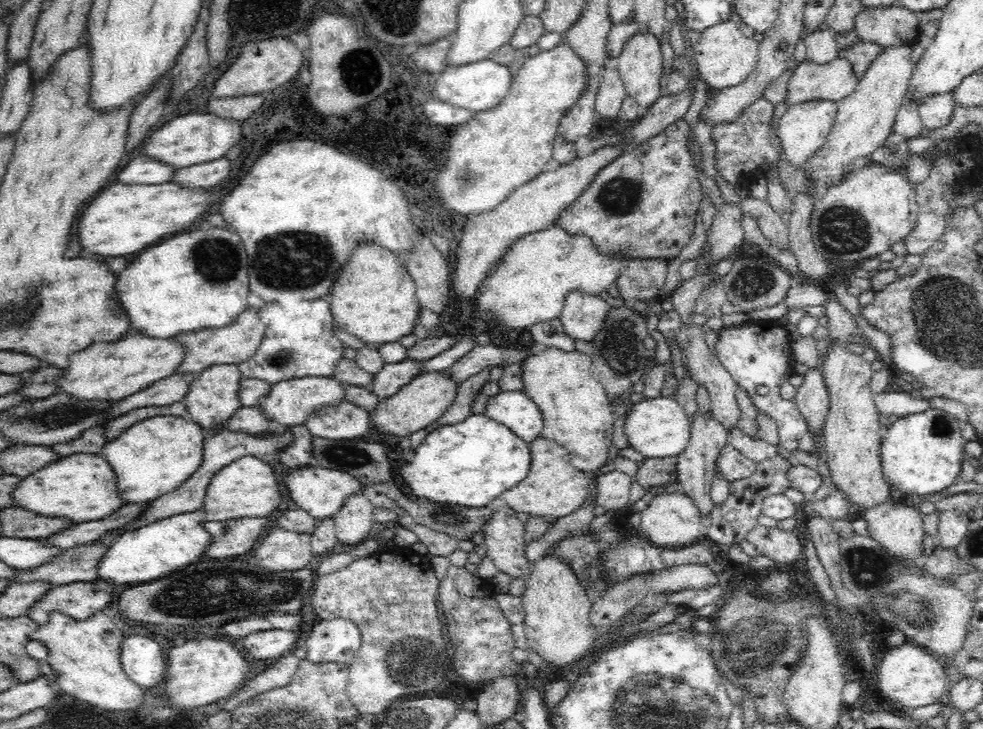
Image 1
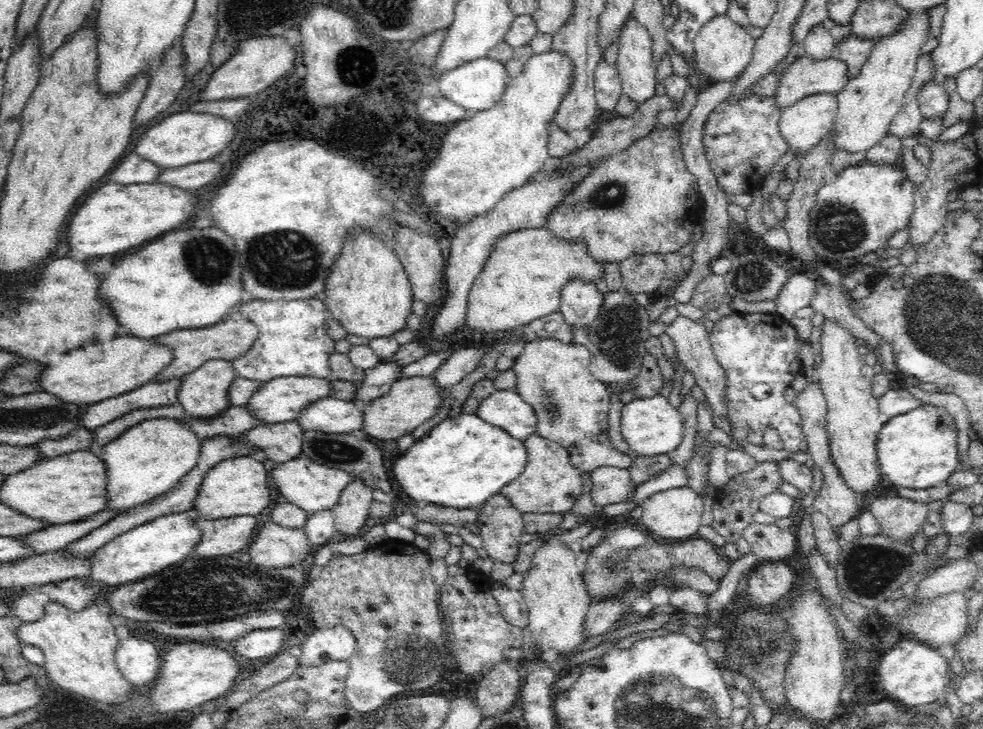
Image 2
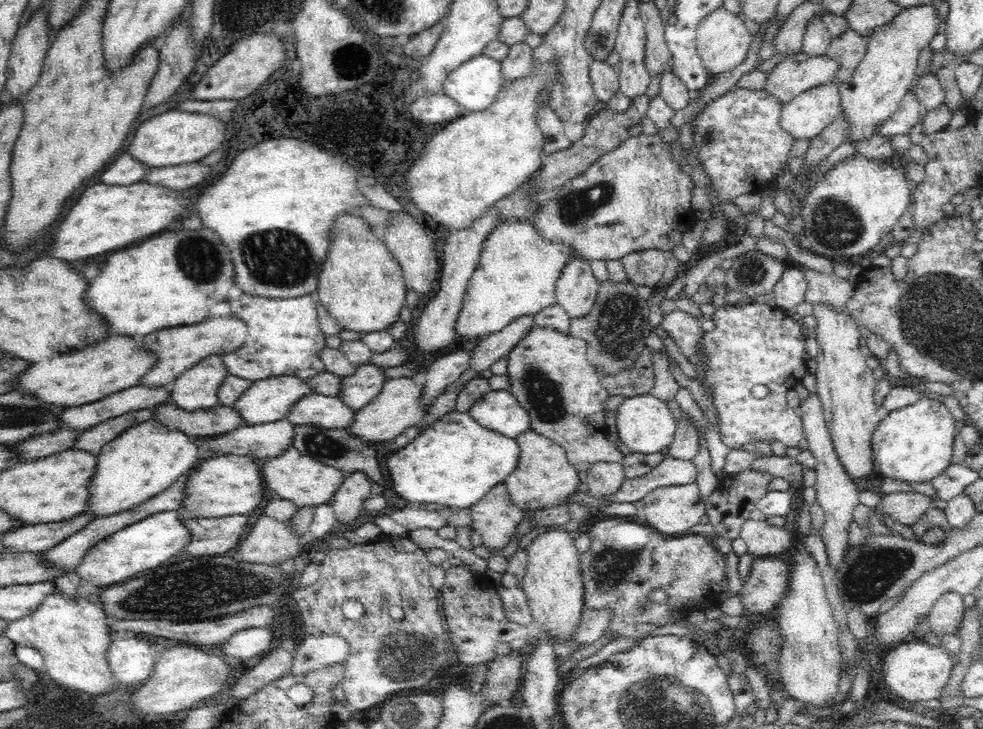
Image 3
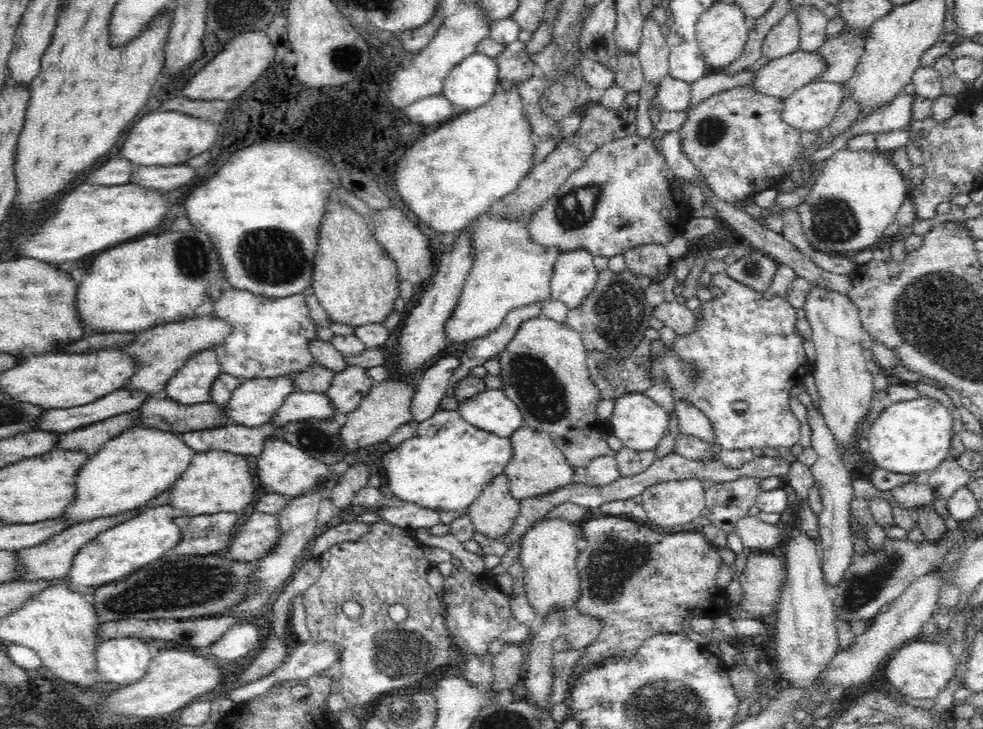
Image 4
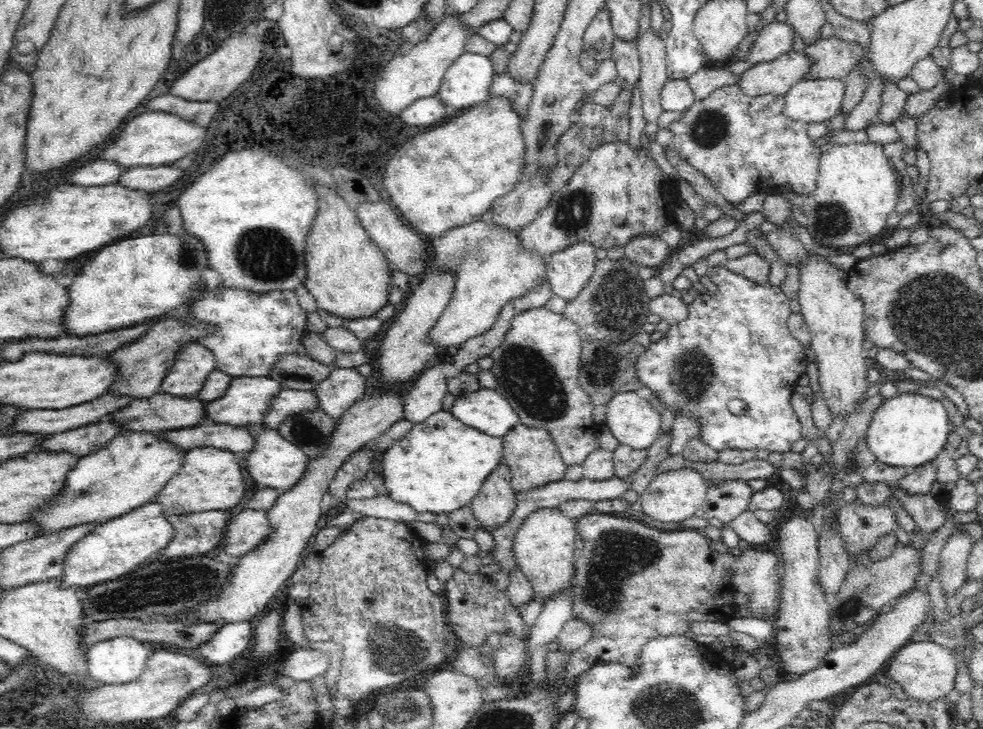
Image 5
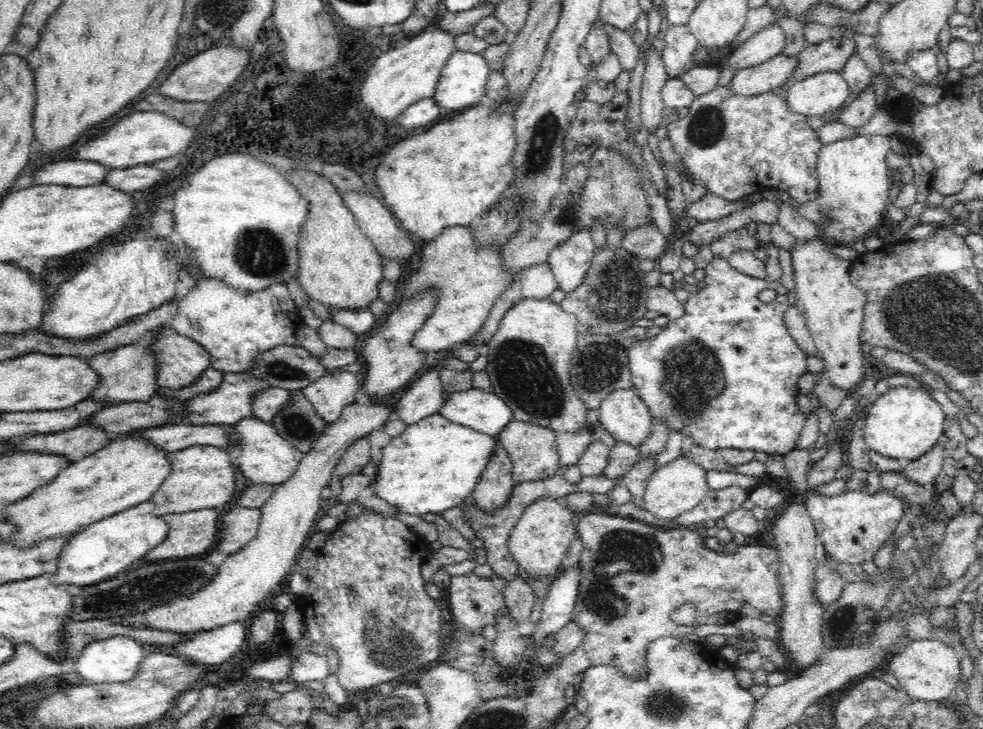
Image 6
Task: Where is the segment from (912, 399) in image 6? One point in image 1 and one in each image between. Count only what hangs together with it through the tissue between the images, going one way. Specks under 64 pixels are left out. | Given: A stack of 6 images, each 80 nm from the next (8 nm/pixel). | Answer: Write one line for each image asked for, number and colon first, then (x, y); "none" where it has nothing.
1: (921, 454)
2: (918, 450)
3: (914, 444)
4: (913, 437)
5: (909, 429)

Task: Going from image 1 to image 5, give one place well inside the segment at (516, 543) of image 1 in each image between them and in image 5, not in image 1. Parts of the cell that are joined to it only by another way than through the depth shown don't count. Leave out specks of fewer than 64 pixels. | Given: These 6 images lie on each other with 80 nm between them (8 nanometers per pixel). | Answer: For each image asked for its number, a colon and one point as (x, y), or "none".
2: (501, 524)
3: (496, 516)
4: (493, 513)
5: (492, 506)

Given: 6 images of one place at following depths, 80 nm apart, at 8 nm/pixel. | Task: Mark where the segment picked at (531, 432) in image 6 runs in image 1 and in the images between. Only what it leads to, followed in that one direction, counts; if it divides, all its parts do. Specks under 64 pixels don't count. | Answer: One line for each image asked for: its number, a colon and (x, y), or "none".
1: (553, 487)
2: (549, 483)
3: (543, 477)
4: (537, 466)
5: (532, 455)

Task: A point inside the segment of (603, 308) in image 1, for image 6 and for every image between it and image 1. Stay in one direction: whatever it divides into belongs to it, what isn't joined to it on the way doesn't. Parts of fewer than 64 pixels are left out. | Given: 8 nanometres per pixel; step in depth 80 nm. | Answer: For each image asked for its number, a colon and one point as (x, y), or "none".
2: (581, 302)
3: (576, 290)
4: (575, 276)
5: (568, 271)
6: (569, 263)

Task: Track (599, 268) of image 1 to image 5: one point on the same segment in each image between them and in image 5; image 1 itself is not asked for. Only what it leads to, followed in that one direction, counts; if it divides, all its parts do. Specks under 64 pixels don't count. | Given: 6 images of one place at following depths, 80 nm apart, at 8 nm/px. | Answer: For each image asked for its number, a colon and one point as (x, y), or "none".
2: (522, 279)
3: (517, 272)
4: (508, 271)
5: (490, 266)

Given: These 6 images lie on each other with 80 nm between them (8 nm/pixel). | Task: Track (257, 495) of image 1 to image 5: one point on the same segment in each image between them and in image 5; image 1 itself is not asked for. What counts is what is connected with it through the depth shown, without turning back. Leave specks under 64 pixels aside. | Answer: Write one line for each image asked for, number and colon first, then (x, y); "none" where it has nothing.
2: (236, 487)
3: (228, 484)
4: (215, 481)
5: (209, 479)

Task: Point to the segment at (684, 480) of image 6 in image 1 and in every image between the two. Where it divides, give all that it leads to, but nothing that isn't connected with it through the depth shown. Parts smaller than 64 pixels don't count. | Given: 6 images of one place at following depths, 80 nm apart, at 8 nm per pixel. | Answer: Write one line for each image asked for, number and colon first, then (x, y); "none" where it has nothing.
1: (669, 520)
2: (674, 515)
3: (672, 511)
4: (669, 503)
5: (672, 496)

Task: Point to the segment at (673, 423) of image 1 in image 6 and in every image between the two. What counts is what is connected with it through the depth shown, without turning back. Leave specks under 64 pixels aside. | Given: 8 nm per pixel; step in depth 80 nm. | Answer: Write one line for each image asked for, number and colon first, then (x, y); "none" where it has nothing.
2: (651, 426)
3: (645, 424)
4: (636, 420)
5: (631, 418)
6: (623, 413)

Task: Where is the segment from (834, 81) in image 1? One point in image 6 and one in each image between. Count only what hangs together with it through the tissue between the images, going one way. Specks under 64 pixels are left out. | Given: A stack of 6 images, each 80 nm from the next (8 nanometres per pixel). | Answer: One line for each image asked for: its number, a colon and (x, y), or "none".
2: (806, 76)
3: (799, 71)
4: (780, 77)
5: (778, 76)
6: (769, 76)

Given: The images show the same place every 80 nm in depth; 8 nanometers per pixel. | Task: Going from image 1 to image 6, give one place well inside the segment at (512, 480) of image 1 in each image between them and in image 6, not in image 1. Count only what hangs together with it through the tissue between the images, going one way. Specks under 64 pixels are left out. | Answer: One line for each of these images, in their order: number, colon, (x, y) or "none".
2: (463, 461)
3: (454, 462)
4: (447, 463)
5: (439, 465)
6: (434, 465)

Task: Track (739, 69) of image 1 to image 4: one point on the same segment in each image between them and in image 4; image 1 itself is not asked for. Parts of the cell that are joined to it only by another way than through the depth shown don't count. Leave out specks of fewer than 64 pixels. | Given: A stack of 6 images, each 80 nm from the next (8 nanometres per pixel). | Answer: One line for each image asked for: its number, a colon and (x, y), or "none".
2: (723, 49)
3: (722, 39)
4: (721, 31)

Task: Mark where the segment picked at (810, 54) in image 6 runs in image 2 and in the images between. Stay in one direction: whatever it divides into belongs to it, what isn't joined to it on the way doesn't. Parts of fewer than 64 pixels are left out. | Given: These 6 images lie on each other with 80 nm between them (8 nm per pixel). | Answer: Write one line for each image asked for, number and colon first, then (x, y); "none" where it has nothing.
2: (852, 50)
3: (848, 49)
4: (842, 53)
5: (832, 57)

